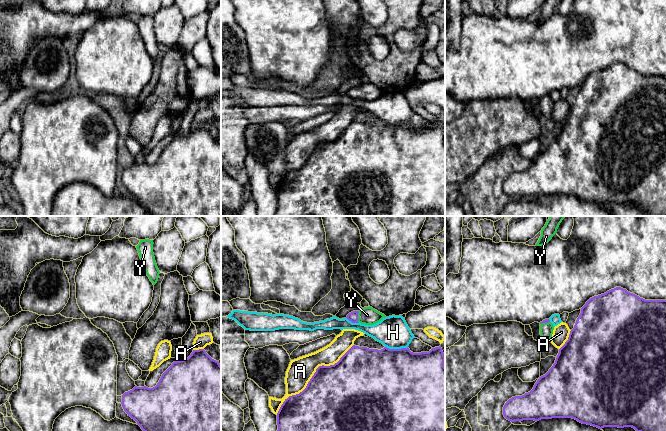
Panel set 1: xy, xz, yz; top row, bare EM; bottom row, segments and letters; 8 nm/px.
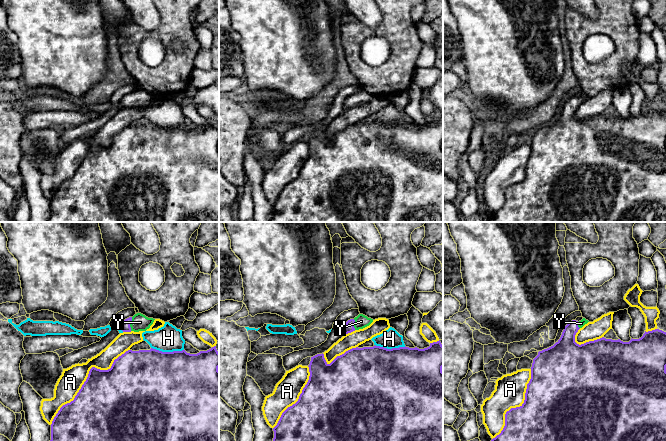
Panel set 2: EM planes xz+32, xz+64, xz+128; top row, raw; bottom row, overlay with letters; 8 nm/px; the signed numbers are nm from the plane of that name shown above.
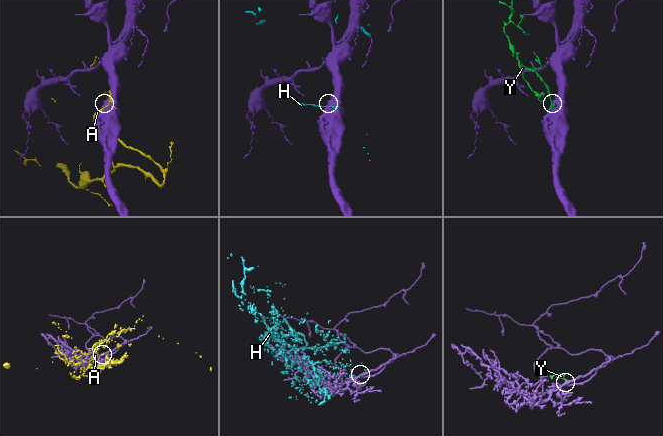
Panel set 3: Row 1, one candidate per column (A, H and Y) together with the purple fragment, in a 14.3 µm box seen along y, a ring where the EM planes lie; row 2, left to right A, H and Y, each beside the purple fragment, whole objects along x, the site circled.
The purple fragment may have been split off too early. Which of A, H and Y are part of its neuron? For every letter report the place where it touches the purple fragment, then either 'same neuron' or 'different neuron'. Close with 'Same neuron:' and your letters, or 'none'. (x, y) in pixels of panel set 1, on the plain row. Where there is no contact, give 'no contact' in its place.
A: xz (312, 152) | different neuron
H: xz (396, 125) | different neuron
Y: xz (357, 93) | same neuron
Same neuron: Y

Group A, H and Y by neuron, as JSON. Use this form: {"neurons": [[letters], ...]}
{"neurons": [["A"], ["H"], ["Y"]]}

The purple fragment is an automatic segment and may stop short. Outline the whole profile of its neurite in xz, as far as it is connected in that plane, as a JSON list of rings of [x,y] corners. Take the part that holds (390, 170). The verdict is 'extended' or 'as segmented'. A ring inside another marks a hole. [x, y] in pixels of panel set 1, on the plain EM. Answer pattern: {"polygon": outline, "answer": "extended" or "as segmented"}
{"polygon": [[[353,121],[334,141],[319,142],[299,170],[289,172],[277,189],[275,216],[445,216],[445,131],[441,121],[429,128],[413,129],[410,125],[369,125]]], "answer": "as segmented"}

